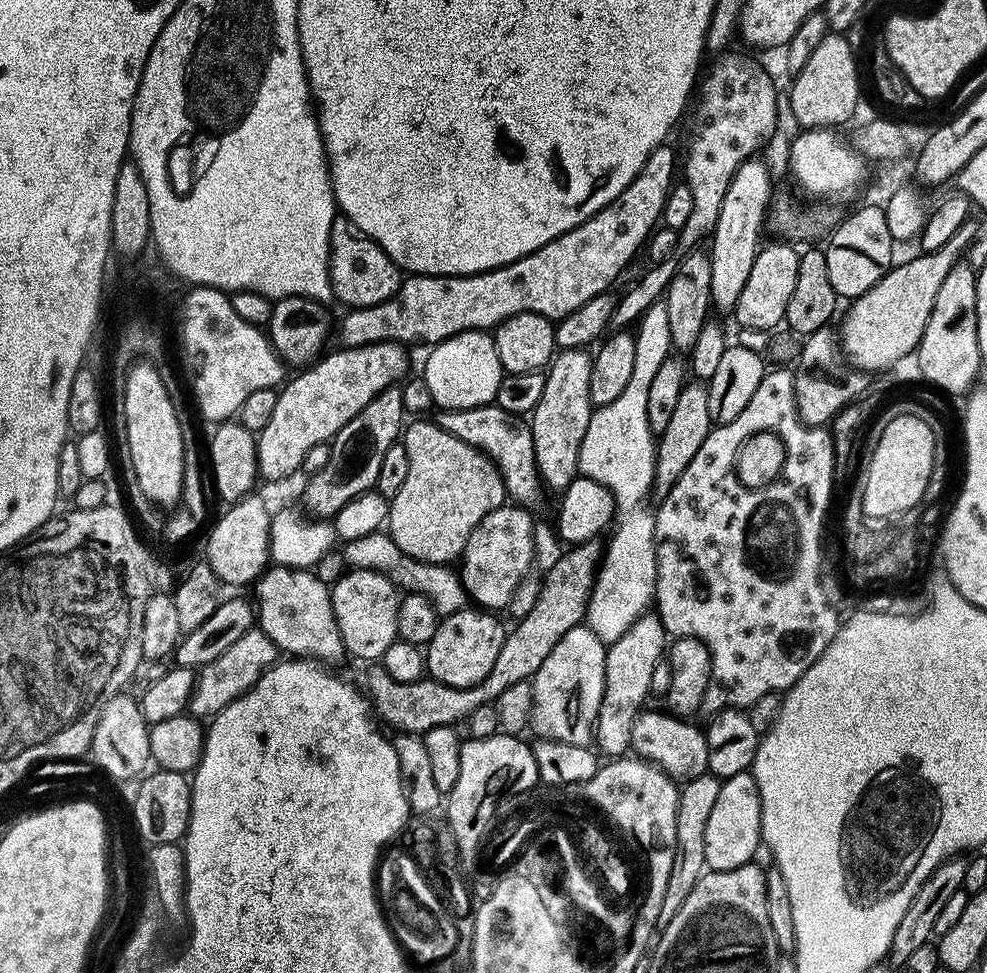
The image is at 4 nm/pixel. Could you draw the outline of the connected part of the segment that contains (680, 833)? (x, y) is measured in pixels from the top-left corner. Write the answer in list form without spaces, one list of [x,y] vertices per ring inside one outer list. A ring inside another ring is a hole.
[[[705,774],[695,776],[692,780],[683,781],[678,798],[678,814],[676,815],[676,853],[674,866],[670,870],[670,878],[666,882],[666,894],[662,898],[662,910],[658,910],[658,921],[663,916],[674,918],[690,895],[690,890],[700,881],[706,871],[705,835],[706,822],[709,821],[710,810],[717,801],[719,788],[722,781],[718,777]]]

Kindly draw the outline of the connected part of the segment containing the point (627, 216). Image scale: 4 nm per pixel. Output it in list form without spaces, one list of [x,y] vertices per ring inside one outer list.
[[[665,142],[655,148],[646,162],[646,166],[636,175],[634,182],[614,198],[602,210],[598,210],[586,222],[574,226],[566,234],[546,242],[538,250],[518,258],[501,268],[489,272],[479,272],[473,276],[418,276],[408,274],[401,279],[400,288],[386,302],[378,302],[374,306],[353,308],[345,311],[340,320],[340,341],[346,348],[377,344],[387,340],[395,340],[397,344],[413,346],[412,344],[441,344],[459,332],[475,332],[477,330],[492,330],[506,318],[523,312],[542,314],[550,321],[566,318],[566,314],[574,314],[578,306],[590,302],[590,298],[605,295],[608,287],[619,278],[620,271],[636,256],[636,251],[645,247],[650,233],[661,223],[664,215],[664,203],[674,183],[672,175],[678,172],[676,152],[671,143]]]

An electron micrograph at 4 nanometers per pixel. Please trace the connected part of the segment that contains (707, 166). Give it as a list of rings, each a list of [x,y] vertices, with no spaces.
[[[742,54],[726,56],[728,55],[719,57],[720,60],[711,68],[708,76],[706,74],[703,77],[698,92],[698,112],[702,124],[696,130],[697,137],[691,142],[686,164],[684,166],[683,163],[682,166],[684,182],[690,186],[693,195],[693,211],[689,221],[677,233],[677,251],[682,254],[693,251],[703,237],[705,239],[711,235],[716,228],[718,214],[721,213],[722,199],[726,196],[734,174],[745,160],[759,153],[757,151],[773,136],[778,122],[778,90],[771,74],[766,70],[768,68],[760,60],[759,63]]]

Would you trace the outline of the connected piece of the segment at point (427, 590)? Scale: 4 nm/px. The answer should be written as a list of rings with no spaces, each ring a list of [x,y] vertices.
[[[381,530],[367,535],[365,538],[349,540],[345,543],[344,548],[342,556],[349,567],[374,569],[375,572],[390,577],[393,584],[405,593],[426,594],[434,602],[441,617],[467,607],[470,596],[464,585],[463,577],[453,567],[442,564],[426,564],[418,559],[410,558],[385,531]]]

